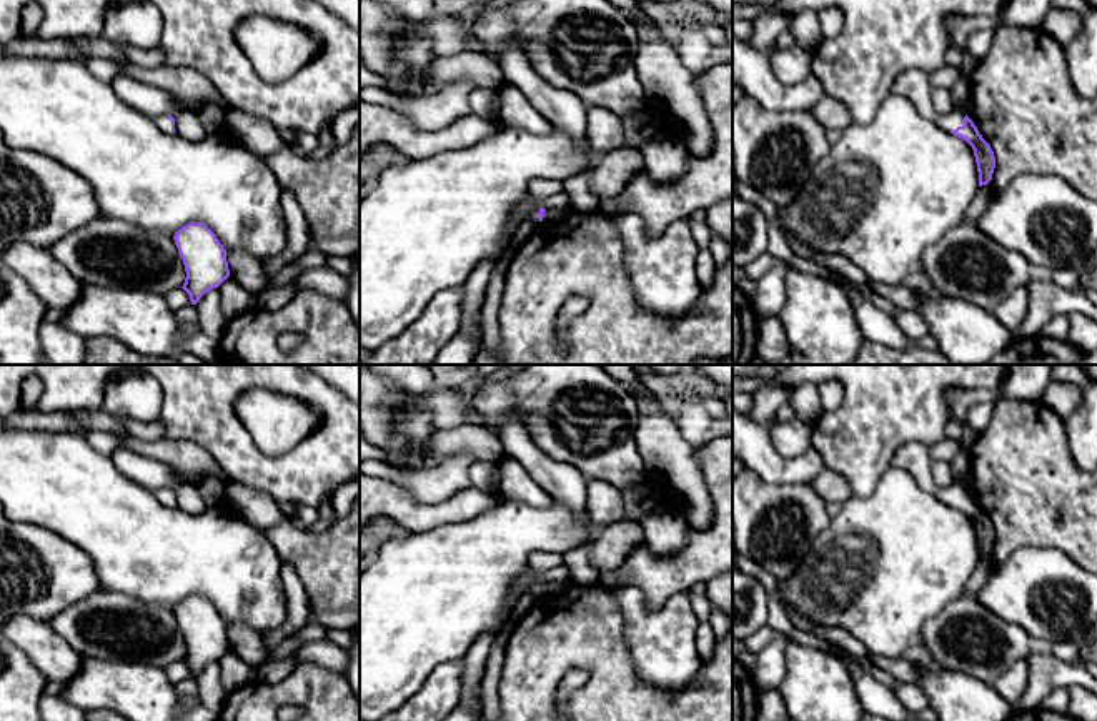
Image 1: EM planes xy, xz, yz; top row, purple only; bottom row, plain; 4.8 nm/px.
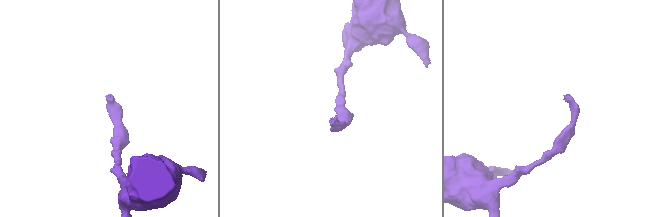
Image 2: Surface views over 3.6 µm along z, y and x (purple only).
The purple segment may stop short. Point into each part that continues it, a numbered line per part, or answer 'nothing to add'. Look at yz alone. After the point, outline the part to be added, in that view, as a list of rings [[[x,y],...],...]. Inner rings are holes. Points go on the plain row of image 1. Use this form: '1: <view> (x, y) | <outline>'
1: yz (914, 458) | [[[921,443],[902,445],[891,461],[894,468],[911,473],[924,491],[936,495],[942,503],[954,505],[957,500],[964,500],[965,486],[960,481],[949,488],[939,488],[934,483],[931,463],[929,450]]]

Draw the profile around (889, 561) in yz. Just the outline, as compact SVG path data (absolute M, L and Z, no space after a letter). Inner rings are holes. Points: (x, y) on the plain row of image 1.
M891 466L867 496L851 496L842 503L841 513L831 518L826 530L817 535L809 553L804 556L796 571L787 579L777 581L777 591L786 606L792 606L797 614L807 618L816 626L842 628L862 641L867 651L884 658L899 659L909 646L919 643L924 624L936 618L951 601L964 594L967 581L977 564L979 544L972 520L954 506L942 503L936 495L924 491L916 478L906 470Z

